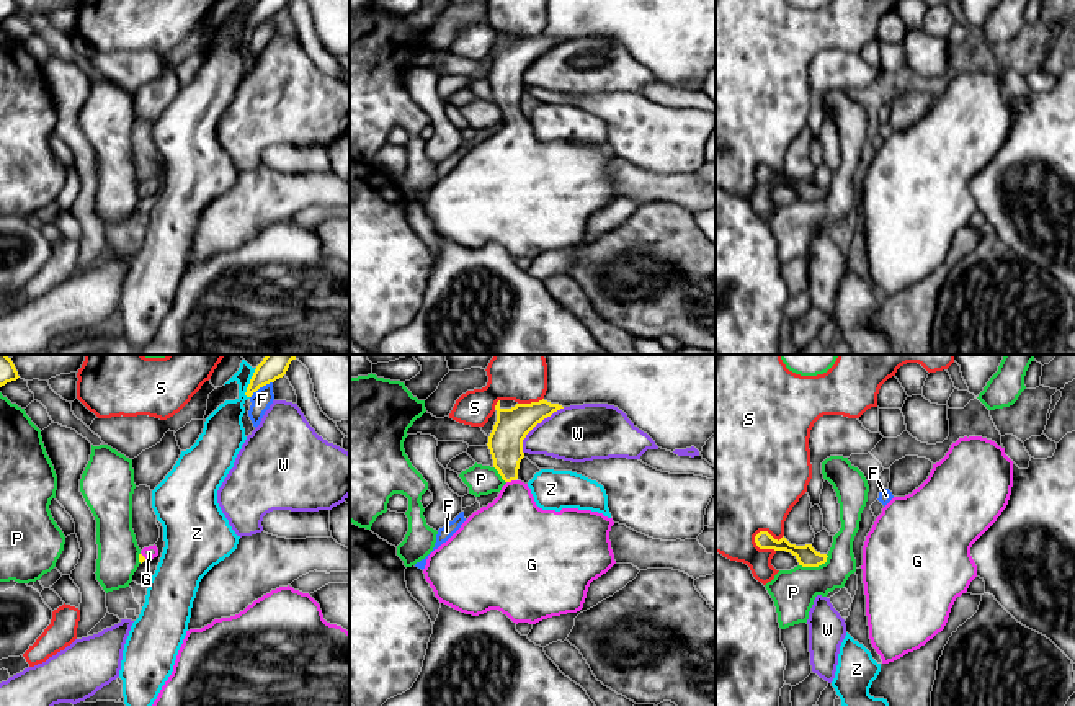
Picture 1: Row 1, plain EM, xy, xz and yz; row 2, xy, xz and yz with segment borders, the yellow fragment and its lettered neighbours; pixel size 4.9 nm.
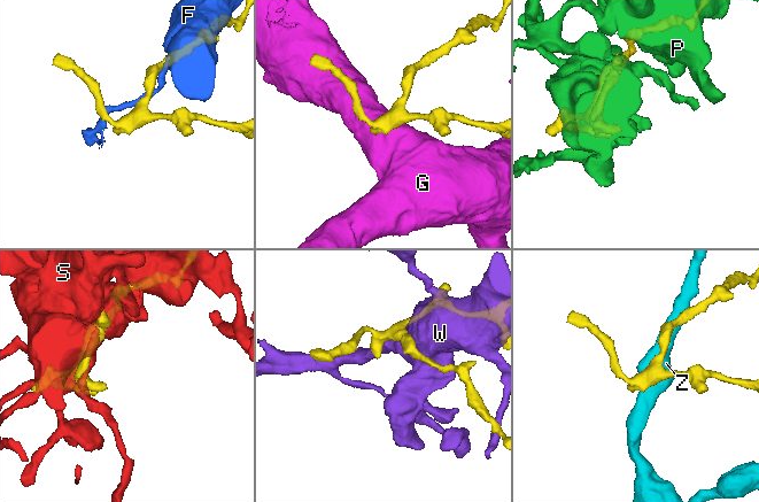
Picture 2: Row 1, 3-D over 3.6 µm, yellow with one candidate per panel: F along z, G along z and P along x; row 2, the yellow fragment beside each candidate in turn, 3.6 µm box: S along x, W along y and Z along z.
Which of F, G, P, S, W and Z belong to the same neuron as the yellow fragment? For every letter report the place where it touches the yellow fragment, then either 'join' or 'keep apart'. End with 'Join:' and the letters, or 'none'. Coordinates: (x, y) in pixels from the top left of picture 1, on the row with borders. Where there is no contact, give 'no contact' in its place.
F: xy (260, 386) | keep apart
G: xz (510, 481) | join
P: yz (814, 566) | keep apart
S: yz (767, 531) | keep apart
W: xz (536, 424) | keep apart
Z: xy (250, 383) | keep apart
Join: G

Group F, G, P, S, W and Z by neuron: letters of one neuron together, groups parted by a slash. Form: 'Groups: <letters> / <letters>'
Groups: F / G / P / S / W / Z

